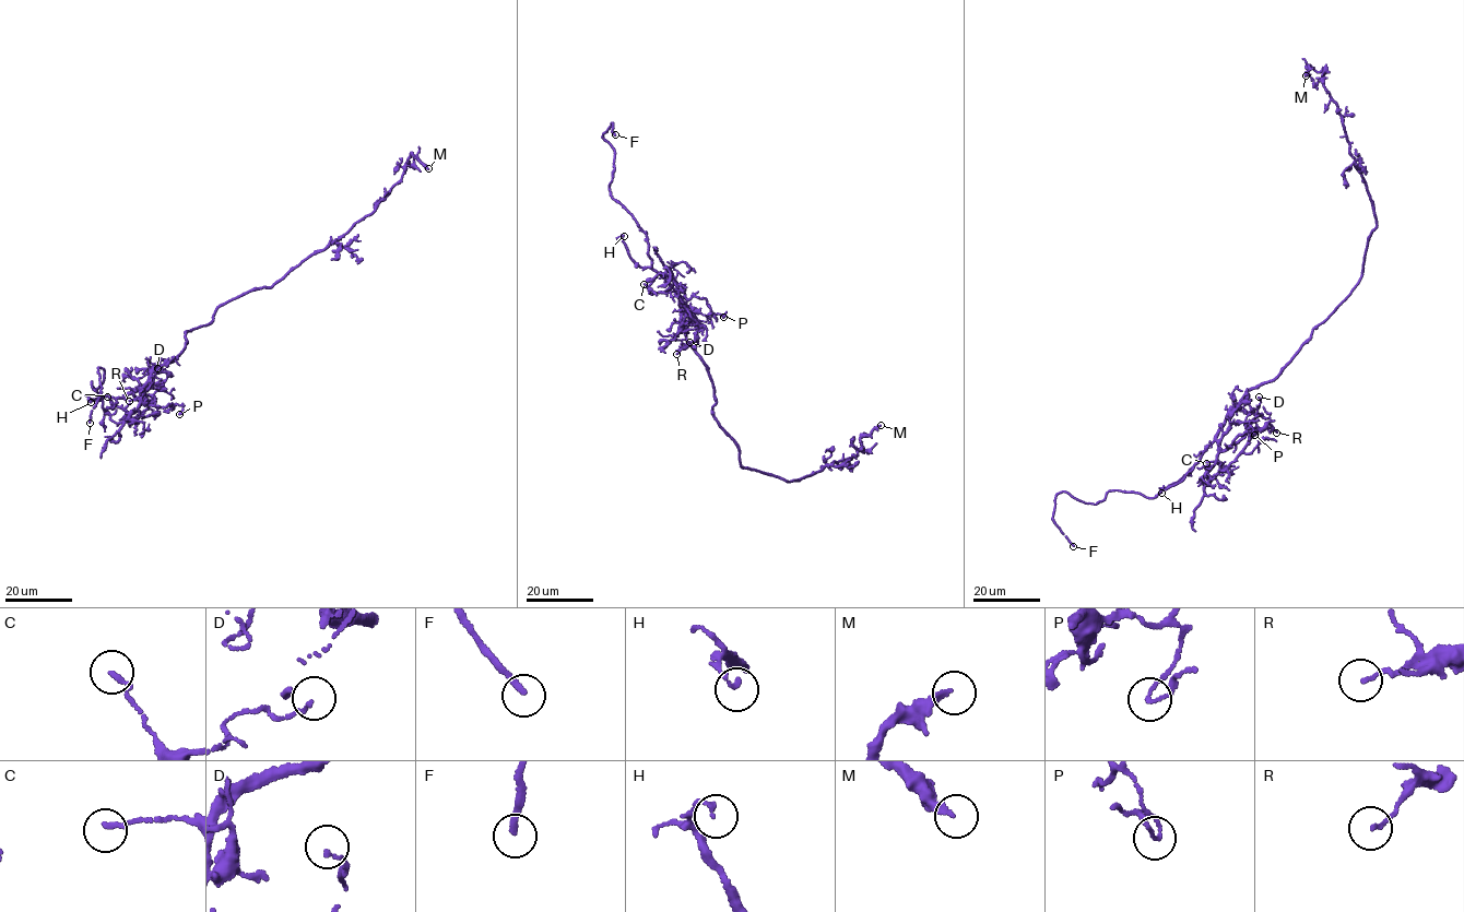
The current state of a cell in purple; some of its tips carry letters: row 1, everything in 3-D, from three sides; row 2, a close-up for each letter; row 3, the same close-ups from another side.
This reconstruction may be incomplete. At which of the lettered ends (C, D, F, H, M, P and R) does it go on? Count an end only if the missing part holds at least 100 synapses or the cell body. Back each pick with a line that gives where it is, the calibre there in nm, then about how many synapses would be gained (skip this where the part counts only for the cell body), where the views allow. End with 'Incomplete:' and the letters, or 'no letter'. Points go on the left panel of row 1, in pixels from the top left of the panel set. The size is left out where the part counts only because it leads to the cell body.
F: place (90, 423); calibre 240 nm
Incomplete: F

